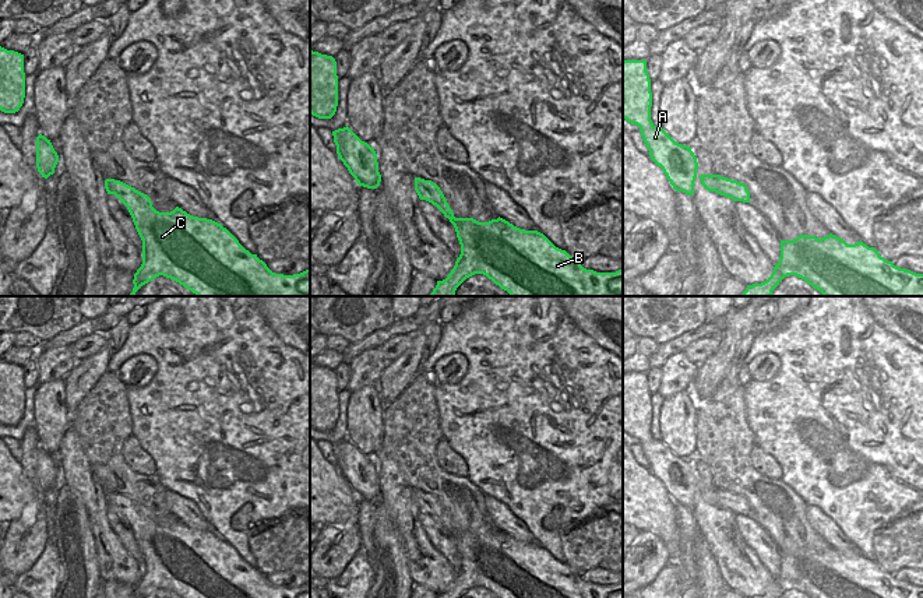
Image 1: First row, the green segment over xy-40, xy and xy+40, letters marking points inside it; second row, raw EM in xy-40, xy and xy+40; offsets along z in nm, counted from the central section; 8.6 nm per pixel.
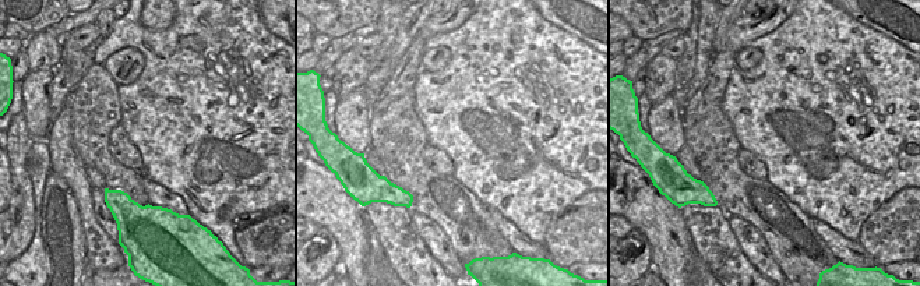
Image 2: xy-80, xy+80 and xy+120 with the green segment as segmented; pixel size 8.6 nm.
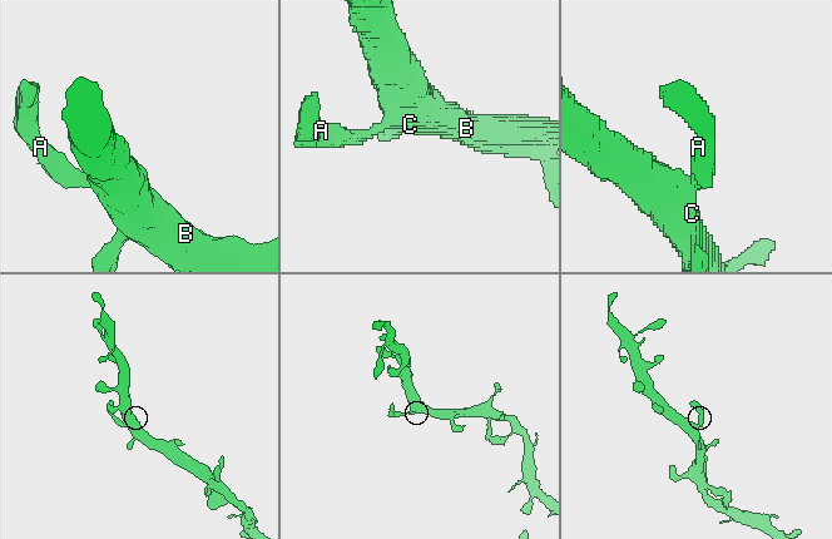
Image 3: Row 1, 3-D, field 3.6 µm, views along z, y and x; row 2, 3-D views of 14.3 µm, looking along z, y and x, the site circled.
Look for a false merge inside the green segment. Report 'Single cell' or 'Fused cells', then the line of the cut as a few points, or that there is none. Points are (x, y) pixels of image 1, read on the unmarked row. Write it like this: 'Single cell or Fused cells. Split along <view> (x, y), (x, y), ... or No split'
Single cell. No split.

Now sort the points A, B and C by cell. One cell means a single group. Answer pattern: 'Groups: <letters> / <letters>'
Groups: A B C.

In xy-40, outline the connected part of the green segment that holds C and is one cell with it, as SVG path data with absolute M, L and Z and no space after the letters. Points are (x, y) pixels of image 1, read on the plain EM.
M106 492L105 502L127 520L142 553L142 577L134 587L134 598L145 598L159 588L180 598L310 598L310 583L293 588L272 585L222 537L193 530L179 520L170 525L159 525L147 507L120 493Z

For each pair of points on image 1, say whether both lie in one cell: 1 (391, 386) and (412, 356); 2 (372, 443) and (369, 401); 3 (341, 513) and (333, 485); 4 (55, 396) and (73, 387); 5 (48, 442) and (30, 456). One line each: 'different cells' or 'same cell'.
1: same cell
2: same cell
3: same cell
4: different cells
5: different cells

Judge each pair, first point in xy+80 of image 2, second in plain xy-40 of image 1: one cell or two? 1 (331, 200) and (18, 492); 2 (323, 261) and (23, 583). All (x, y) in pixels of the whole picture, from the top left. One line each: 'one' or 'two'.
1: one
2: two

